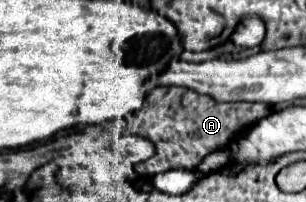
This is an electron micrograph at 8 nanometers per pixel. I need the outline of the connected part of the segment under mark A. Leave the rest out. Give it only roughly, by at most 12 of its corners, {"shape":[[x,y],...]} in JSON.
{"shape":[[182,86],[154,88],[126,132],[156,156],[152,176],[190,170],[272,112],[220,104]]}

